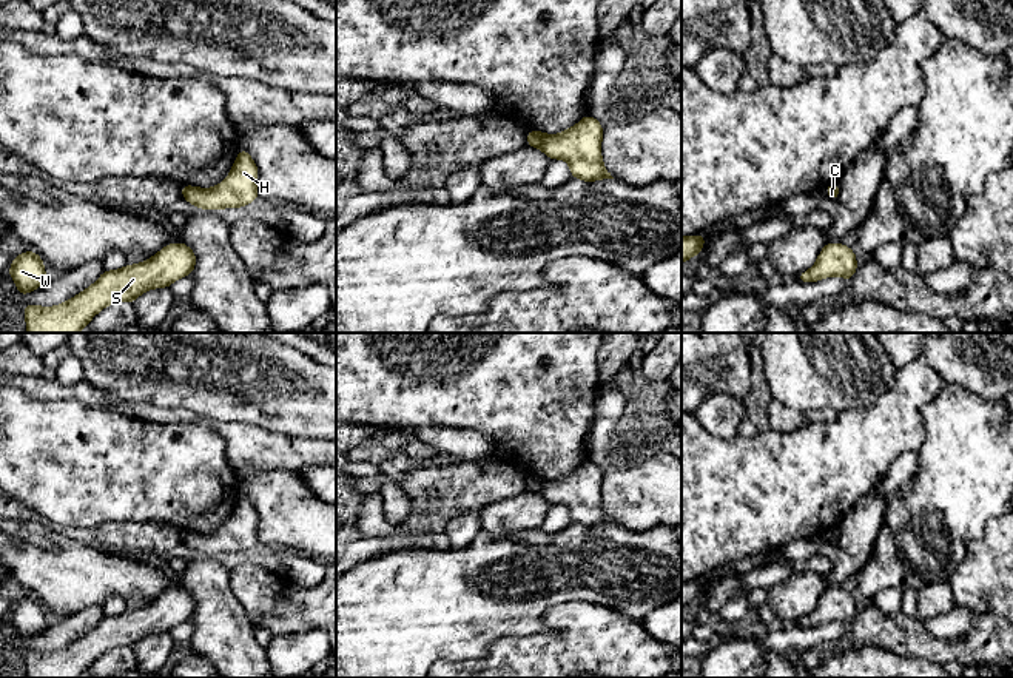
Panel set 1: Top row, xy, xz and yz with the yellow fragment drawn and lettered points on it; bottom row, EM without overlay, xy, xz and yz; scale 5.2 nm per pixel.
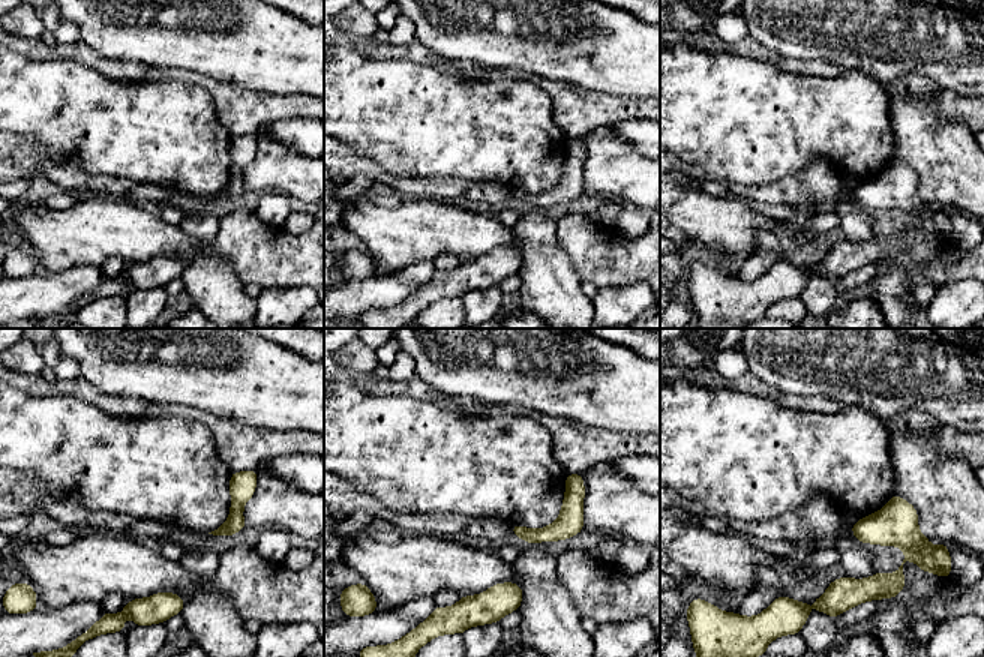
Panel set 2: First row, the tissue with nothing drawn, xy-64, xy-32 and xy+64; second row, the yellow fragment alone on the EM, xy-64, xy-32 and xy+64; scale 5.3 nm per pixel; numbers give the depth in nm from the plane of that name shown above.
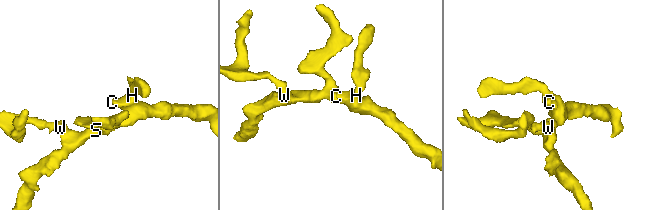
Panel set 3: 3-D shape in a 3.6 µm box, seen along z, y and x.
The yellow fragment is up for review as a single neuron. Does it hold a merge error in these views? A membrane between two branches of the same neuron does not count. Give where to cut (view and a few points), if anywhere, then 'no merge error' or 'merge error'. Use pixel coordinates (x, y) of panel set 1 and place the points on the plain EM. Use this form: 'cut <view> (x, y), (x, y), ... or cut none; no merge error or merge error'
cut none; no merge error

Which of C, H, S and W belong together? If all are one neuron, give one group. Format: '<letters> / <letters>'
C H S W

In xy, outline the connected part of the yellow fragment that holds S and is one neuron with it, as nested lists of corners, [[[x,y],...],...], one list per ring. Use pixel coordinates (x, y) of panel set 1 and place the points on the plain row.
[[[182,587],[163,592],[148,606],[103,616],[102,621],[80,639],[57,650],[25,650],[26,678],[79,678],[106,650],[134,647],[153,633],[167,633],[193,618],[196,599]]]

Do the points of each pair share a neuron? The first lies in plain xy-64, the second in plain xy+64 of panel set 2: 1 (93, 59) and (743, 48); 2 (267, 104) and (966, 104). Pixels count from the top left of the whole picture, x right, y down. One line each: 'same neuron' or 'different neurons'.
1: same neuron
2: same neuron

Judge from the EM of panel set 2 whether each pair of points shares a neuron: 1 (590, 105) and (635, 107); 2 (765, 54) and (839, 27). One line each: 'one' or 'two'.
1: one
2: two

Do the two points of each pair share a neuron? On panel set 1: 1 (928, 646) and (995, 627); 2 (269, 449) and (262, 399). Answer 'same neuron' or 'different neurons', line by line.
1: same neuron
2: different neurons

